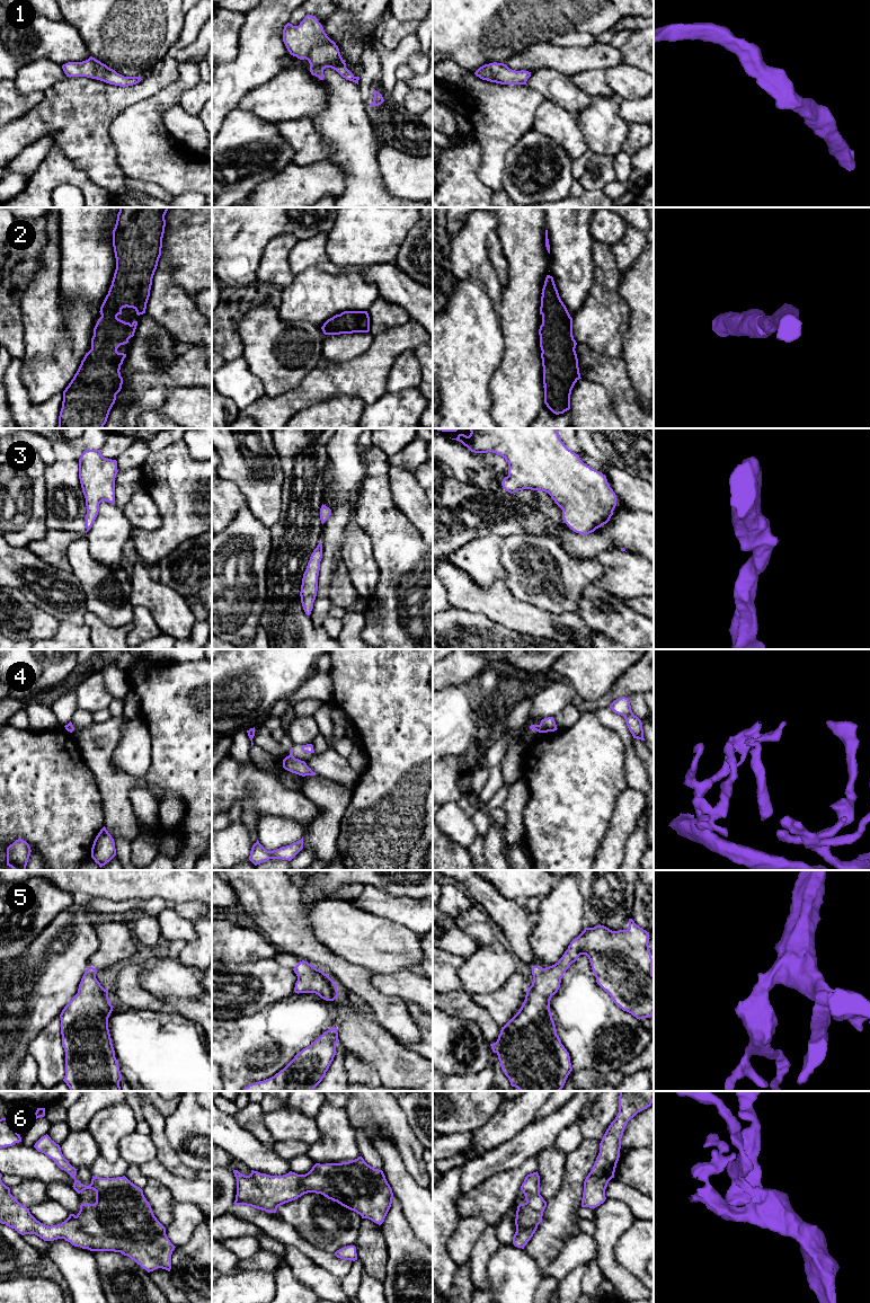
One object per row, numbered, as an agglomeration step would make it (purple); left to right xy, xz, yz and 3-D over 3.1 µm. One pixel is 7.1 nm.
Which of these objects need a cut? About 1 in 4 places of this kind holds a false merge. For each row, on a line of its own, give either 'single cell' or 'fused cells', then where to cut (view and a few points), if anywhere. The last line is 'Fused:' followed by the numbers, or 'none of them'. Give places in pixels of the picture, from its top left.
1: single cell; cut none
2: single cell; cut none
3: single cell; cut none
4: fused cells; cut yz (539, 725), (541, 732)
5: single cell; cut none
6: single cell; cut none
Fused: 4

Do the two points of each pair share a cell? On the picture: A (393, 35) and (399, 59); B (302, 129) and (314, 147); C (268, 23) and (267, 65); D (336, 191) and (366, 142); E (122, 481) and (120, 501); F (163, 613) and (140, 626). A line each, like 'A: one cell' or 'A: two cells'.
A: two cells
B: one cell
C: one cell
D: two cells
E: one cell
F: two cells

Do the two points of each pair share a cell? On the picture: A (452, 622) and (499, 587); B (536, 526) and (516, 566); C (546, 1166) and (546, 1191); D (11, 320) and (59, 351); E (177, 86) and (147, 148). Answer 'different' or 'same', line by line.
A: different
B: different
C: same
D: different
E: same

